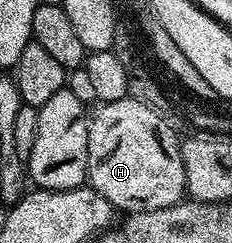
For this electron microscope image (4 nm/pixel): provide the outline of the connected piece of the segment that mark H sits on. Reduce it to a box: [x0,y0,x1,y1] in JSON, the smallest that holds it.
[87,99,187,213]

